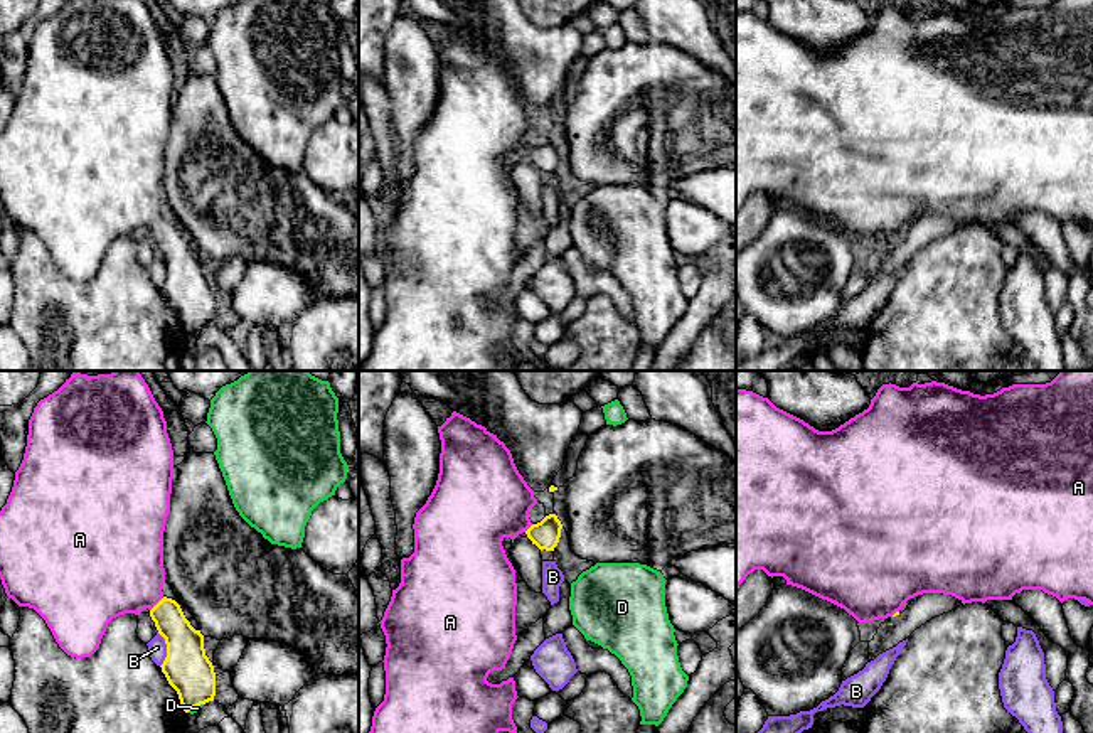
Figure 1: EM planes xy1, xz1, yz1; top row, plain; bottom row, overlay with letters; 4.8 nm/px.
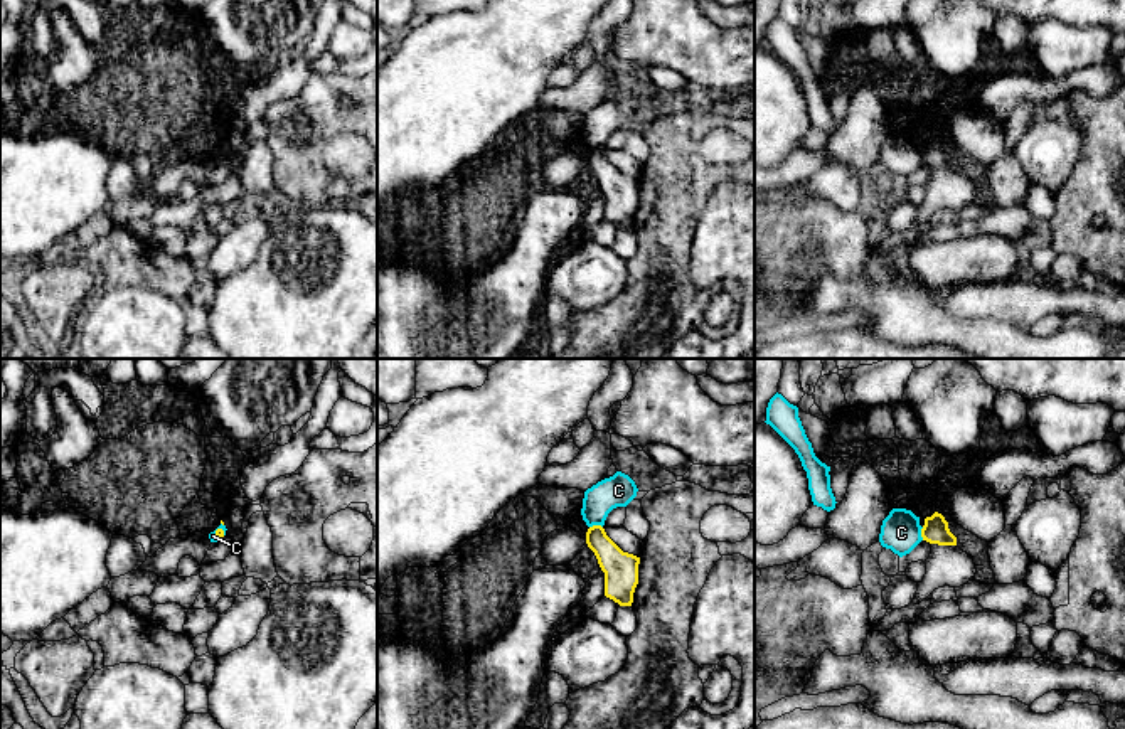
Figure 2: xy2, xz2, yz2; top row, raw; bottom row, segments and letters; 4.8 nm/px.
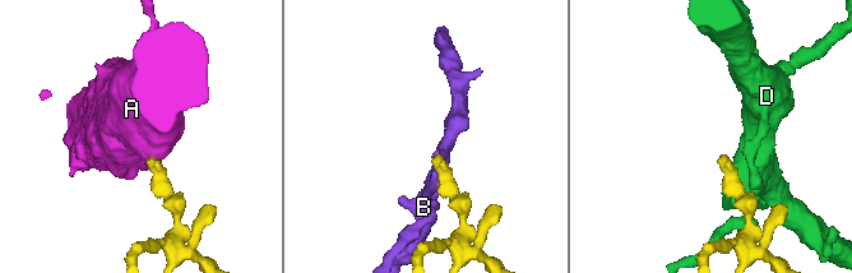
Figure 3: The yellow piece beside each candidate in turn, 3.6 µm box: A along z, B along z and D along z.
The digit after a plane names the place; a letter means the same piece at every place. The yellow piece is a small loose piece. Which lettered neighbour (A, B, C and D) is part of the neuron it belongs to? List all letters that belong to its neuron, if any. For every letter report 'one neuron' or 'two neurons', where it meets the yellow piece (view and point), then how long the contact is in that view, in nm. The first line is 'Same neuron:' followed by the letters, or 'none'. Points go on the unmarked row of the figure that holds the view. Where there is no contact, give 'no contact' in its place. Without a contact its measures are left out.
Same neuron: A
A: one neuron; meets yellow in xy1 at (157, 226); contact 100 nm long
B: two neurons; meets yellow in xy1 at (167, 272); contact 170 nm long
C: two neurons; meets yellow in xz2 at (595, 148); contact 60 nm long
D: two neurons; meets yellow in xy1 at (194, 329); contact 90 nm long

